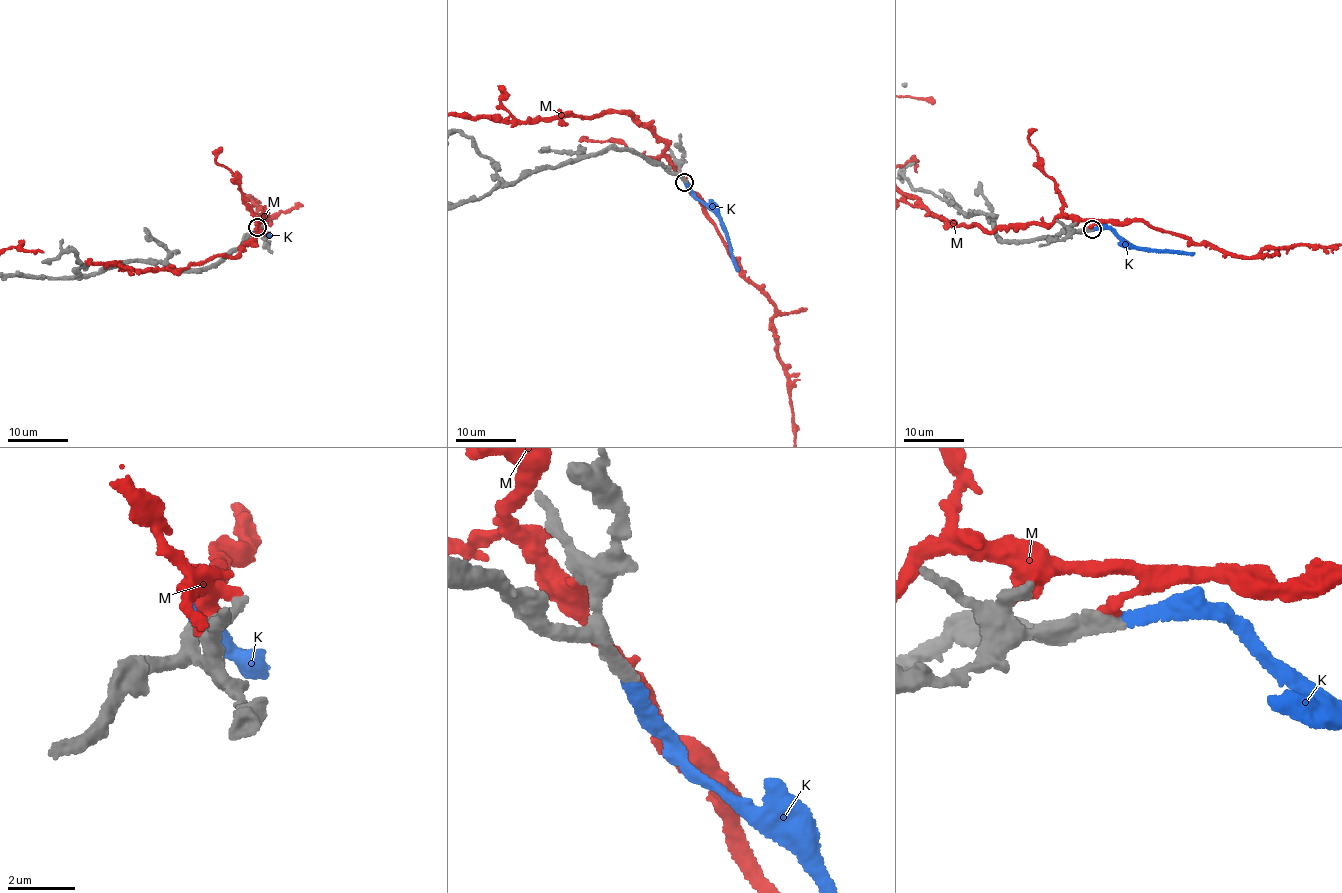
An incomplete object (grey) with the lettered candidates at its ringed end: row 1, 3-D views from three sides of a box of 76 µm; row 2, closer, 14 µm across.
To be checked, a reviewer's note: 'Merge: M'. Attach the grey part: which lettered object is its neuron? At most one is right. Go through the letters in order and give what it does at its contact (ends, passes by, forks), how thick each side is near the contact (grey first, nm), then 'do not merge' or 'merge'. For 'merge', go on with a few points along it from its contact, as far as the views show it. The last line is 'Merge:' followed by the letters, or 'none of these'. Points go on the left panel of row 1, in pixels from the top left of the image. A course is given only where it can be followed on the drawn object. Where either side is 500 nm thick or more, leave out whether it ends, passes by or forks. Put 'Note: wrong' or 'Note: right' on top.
Note: wrong
K: 500 nm thick on the grey side, 360 nm on the other; merge
M: 550 nm thick on the grey side, 300 nm on the other; do not merge
Merge: K

